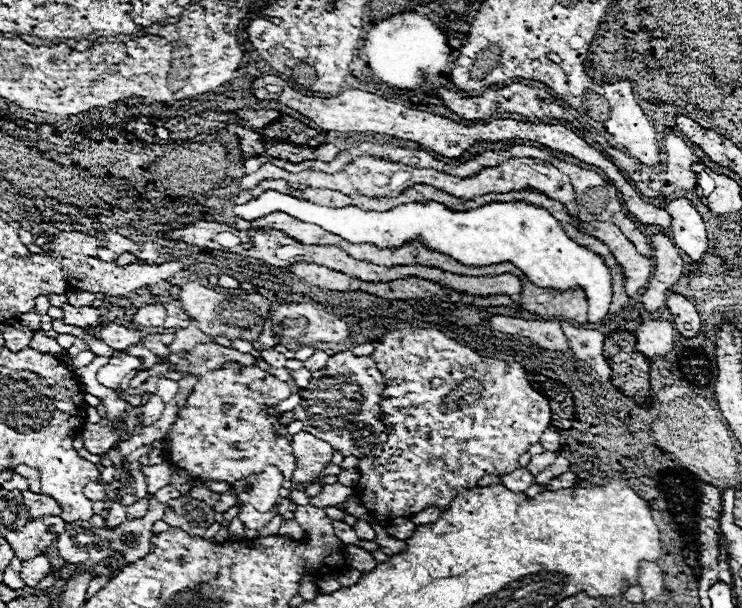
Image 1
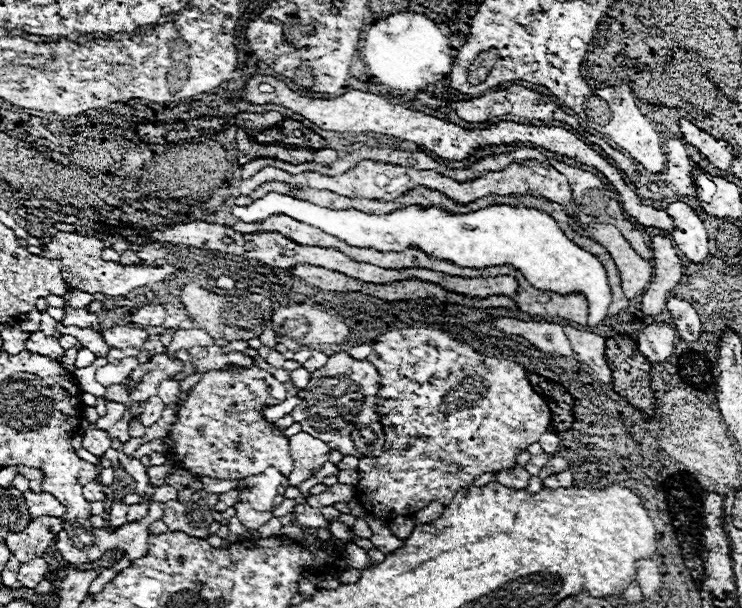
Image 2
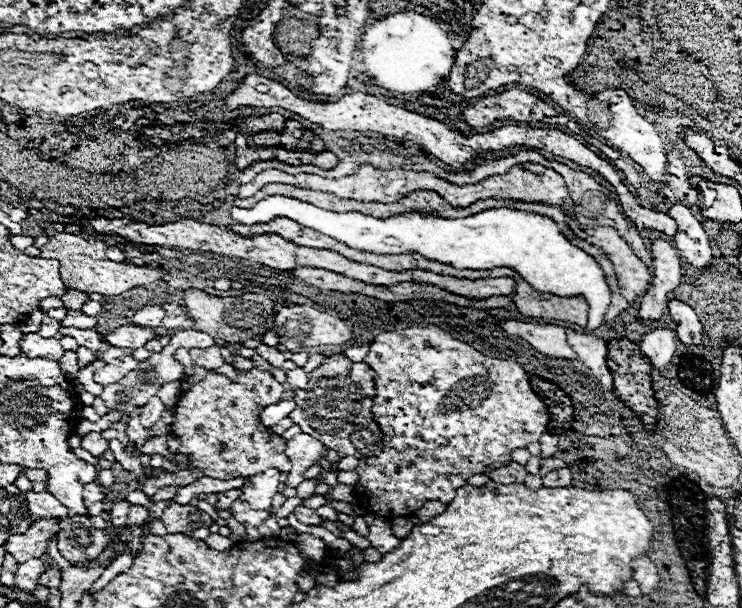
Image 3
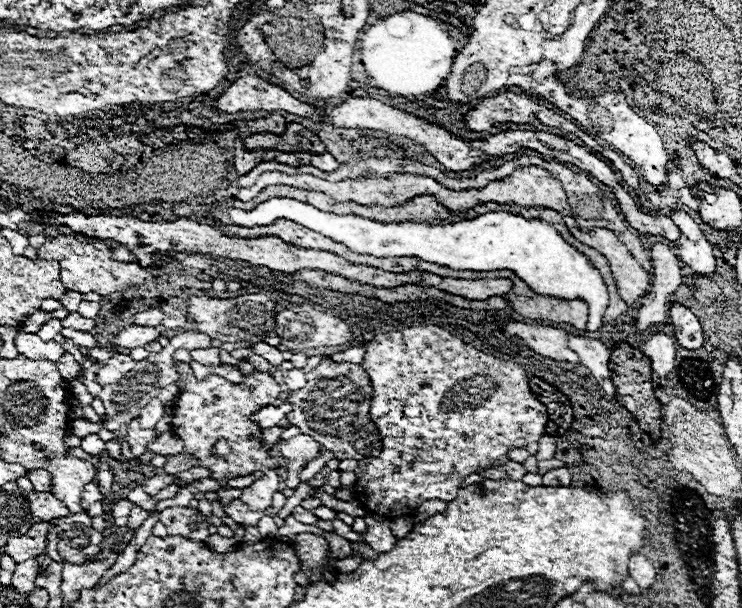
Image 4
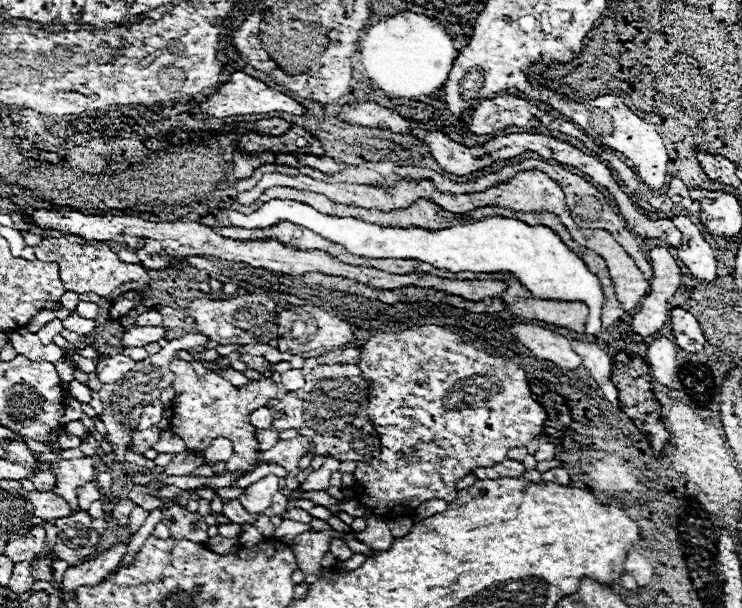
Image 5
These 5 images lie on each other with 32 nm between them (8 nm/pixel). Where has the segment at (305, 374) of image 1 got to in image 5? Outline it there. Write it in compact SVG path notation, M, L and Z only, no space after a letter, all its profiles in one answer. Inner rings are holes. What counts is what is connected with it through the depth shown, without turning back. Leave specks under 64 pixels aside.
M288 370L282 374L282 384L286 386L286 390L300 390L306 384L306 380L300 370Z

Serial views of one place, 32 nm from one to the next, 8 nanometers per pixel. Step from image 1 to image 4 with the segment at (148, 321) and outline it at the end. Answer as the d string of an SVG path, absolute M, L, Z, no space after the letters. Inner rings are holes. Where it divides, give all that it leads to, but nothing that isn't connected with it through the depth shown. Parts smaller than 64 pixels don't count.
M150 306L150 308L146 308L146 310L142 310L142 312L135 315L134 324L139 326L156 327L162 324L162 318L164 318L164 312L162 312L160 308Z

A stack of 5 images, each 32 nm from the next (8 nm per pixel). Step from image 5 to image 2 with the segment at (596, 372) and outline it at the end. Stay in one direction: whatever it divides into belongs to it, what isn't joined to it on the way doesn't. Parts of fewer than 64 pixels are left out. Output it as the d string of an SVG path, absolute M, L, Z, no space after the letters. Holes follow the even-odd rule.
M564 324L564 332L568 336L568 342L576 354L576 358L580 362L586 362L594 374L598 376L600 382L604 384L610 384L612 382L612 376L610 376L610 368L608 368L608 362L604 358L604 336L592 332L592 330L576 330L568 324Z

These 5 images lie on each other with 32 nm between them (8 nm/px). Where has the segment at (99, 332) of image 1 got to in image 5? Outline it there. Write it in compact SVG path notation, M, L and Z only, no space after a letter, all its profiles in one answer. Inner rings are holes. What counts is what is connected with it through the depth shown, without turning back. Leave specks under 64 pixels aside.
M134 326L130 330L124 330L124 336L120 338L120 342L126 348L136 348L136 346L146 346L150 342L158 342L164 336L166 336L166 328L156 328L156 326L140 328L140 326Z

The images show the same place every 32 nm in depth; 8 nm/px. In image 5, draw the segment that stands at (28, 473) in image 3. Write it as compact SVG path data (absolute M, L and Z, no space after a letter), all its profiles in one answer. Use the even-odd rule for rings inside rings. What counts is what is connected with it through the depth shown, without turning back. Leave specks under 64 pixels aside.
M36 470L30 480L38 492L48 492L54 488L54 476L48 470Z

